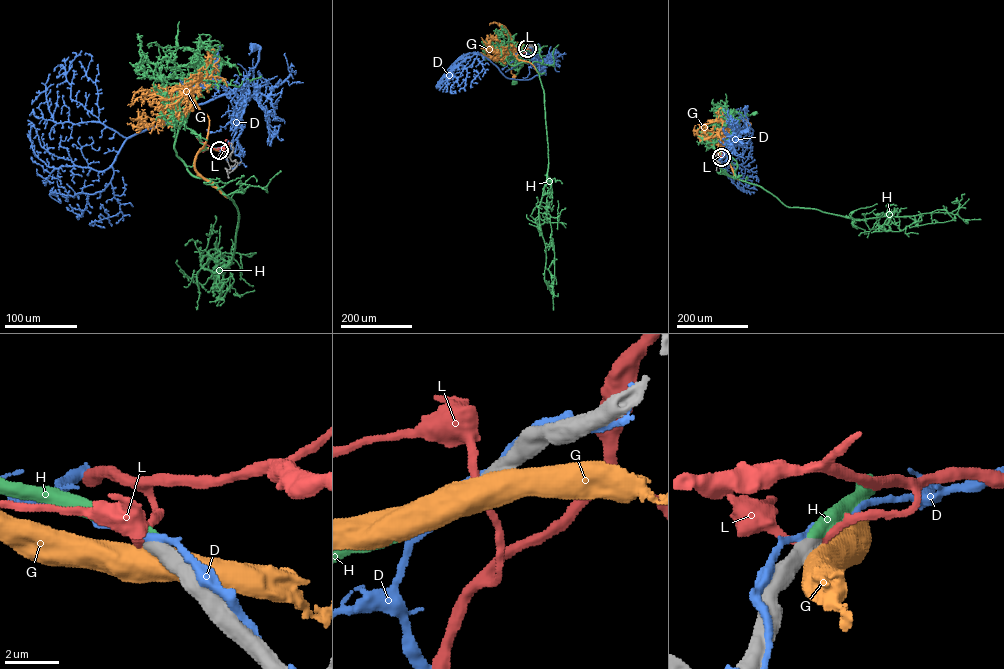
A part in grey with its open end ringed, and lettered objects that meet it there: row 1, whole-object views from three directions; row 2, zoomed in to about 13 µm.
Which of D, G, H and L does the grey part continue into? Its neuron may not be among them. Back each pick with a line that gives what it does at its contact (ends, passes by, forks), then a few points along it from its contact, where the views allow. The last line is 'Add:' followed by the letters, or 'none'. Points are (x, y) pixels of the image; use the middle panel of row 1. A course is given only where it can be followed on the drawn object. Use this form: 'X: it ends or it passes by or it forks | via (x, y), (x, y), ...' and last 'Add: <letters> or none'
H: it ends | via (527, 48), (522, 51), (516, 43), (509, 42), (511, 56), (521, 65), (513, 77), (514, 81)
Add: H

